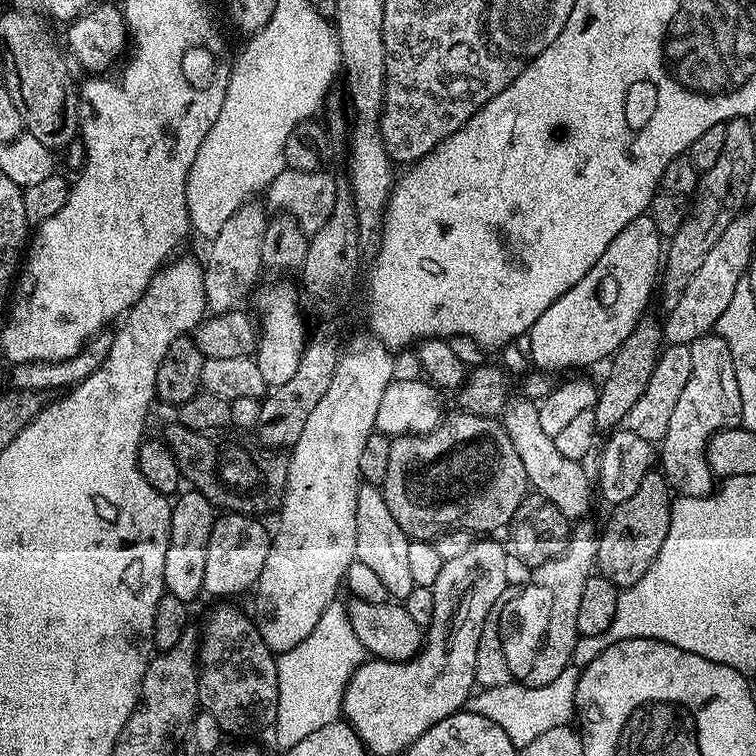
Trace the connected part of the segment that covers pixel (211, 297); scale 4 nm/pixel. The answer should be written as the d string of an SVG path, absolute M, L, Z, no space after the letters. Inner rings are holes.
M249 202L240 207L230 219L218 230L218 234L211 237L212 249L208 257L203 257L204 289L208 312L231 312L236 304L251 288L252 283L262 275L262 240L266 233L269 213L264 213L263 203Z

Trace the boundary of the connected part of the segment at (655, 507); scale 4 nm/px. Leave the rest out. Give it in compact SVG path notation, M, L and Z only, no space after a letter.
M653 470L645 474L642 482L638 482L638 490L626 498L626 502L615 505L608 516L608 525L604 533L599 533L596 568L599 575L604 576L617 588L623 590L630 587L654 562L658 550L662 550L662 542L666 542L666 534L670 530L670 514L672 500L668 480L663 472Z

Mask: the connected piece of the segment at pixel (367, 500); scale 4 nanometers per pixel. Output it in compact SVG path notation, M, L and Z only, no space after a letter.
M364 486L361 487L360 493L358 494L358 510L356 511L356 559L361 560L366 567L370 570L374 570L374 575L378 578L382 578L382 586L386 586L389 597L395 598L397 601L402 602L410 594L410 590L416 587L414 578L410 575L410 550L408 549L409 536L402 530L402 526L398 526L398 522L394 522L394 514L390 514L390 506L386 506L384 501L383 491L376 486Z

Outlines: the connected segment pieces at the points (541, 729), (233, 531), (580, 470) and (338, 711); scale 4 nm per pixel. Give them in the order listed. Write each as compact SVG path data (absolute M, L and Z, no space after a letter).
M569 666L554 678L545 688L534 688L527 683L509 682L493 688L480 688L469 696L467 711L482 714L482 718L490 718L514 742L517 750L525 748L534 738L546 734L546 730L563 728L573 723L576 716L576 691L580 681L581 669Z
M224 512L217 515L214 526L210 530L210 542L206 546L206 578L204 592L212 596L240 596L244 591L255 589L258 578L262 574L262 566L266 566L266 554L270 554L272 538L269 529L264 529L263 519L256 516L243 516L240 512Z
M509 399L504 405L502 423L510 442L514 442L514 450L518 450L518 458L522 458L522 466L526 466L526 478L529 485L539 495L545 496L570 522L580 522L592 508L594 500L594 484L588 481L585 465L578 460L562 458L556 441L550 434L542 430L542 422L538 422L538 404L535 399Z
M340 602L326 606L312 633L298 642L298 646L279 653L276 662L278 714L274 725L277 749L294 746L302 742L302 738L310 738L314 730L322 730L322 726L341 719L348 680L365 659L362 642L358 642L358 634L354 634L354 626L350 626L347 607Z

